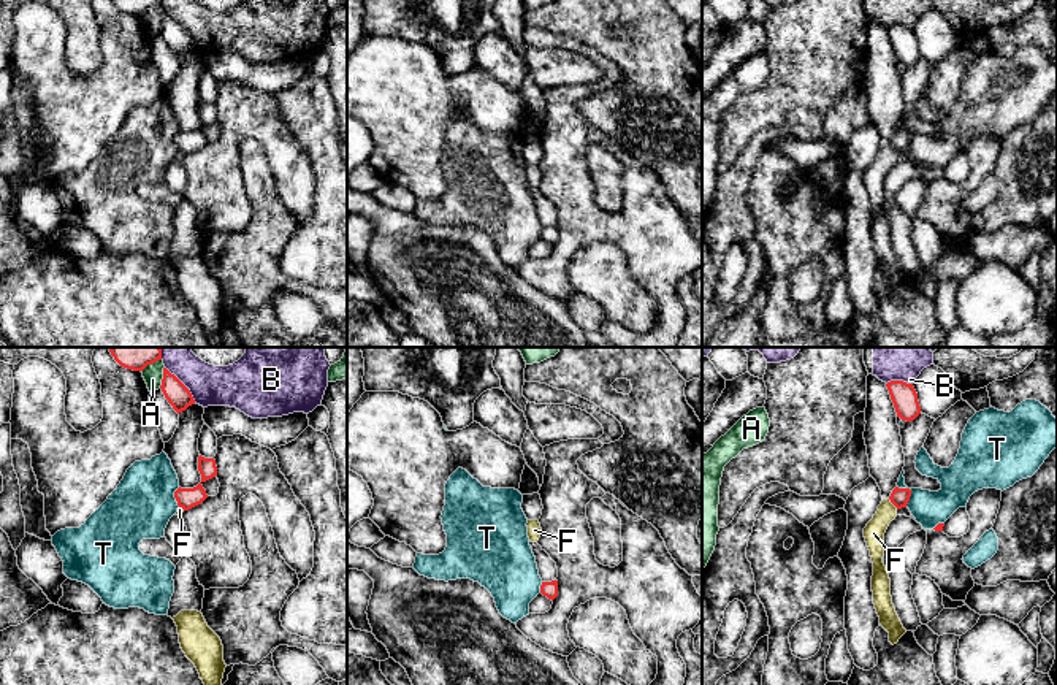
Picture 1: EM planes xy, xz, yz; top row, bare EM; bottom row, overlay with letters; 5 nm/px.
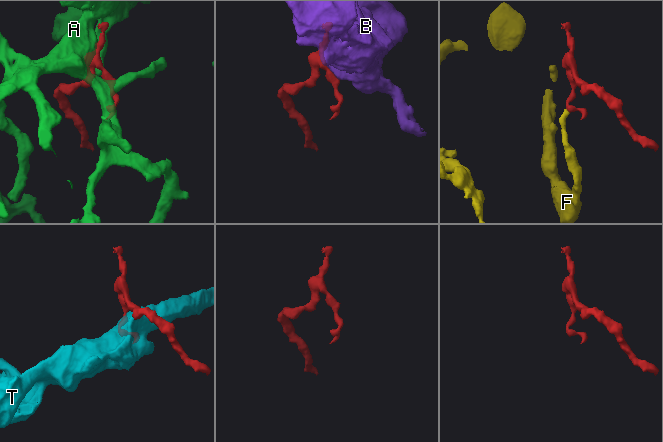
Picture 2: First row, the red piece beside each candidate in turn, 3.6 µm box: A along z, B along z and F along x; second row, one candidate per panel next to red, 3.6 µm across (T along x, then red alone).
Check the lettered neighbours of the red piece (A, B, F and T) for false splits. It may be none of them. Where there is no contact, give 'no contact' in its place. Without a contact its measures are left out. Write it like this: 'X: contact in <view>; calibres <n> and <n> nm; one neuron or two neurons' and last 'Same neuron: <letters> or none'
A: contact in xy; calibres 120 and 100 nm; two neurons
B: contact in xy; calibres 120 and 220 nm; two neurons
F: contact in yz; calibres 90 and 110 nm; two neurons
T: contact in yz; calibres 90 and 180 nm; two neurons
Same neuron: none

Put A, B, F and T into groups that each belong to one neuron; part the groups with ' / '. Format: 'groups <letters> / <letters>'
groups A / B / F / T

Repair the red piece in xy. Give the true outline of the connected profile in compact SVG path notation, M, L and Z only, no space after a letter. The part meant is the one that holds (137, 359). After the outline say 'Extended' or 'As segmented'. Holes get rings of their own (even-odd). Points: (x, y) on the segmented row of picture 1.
M108 347L114 360L133 371L143 371L147 365L162 360L160 347Z. As segmented

